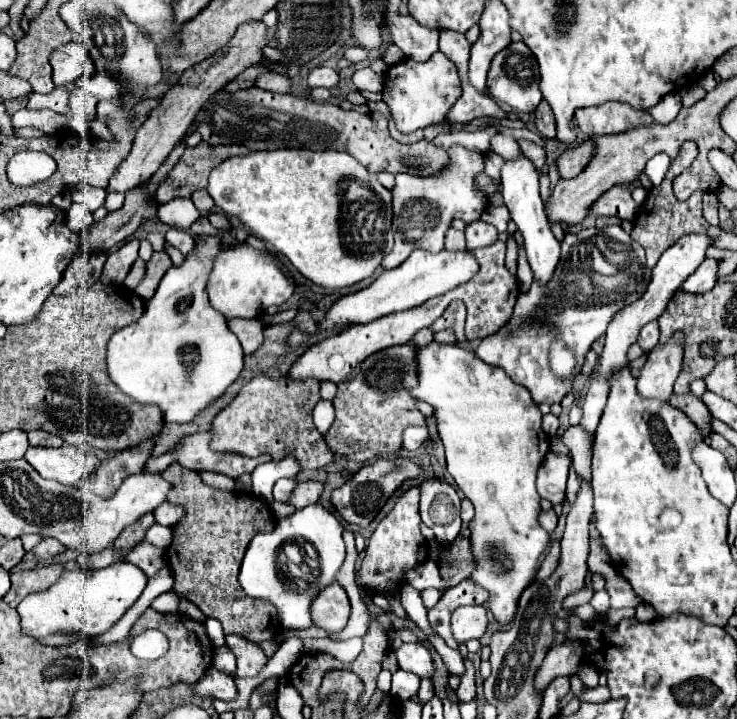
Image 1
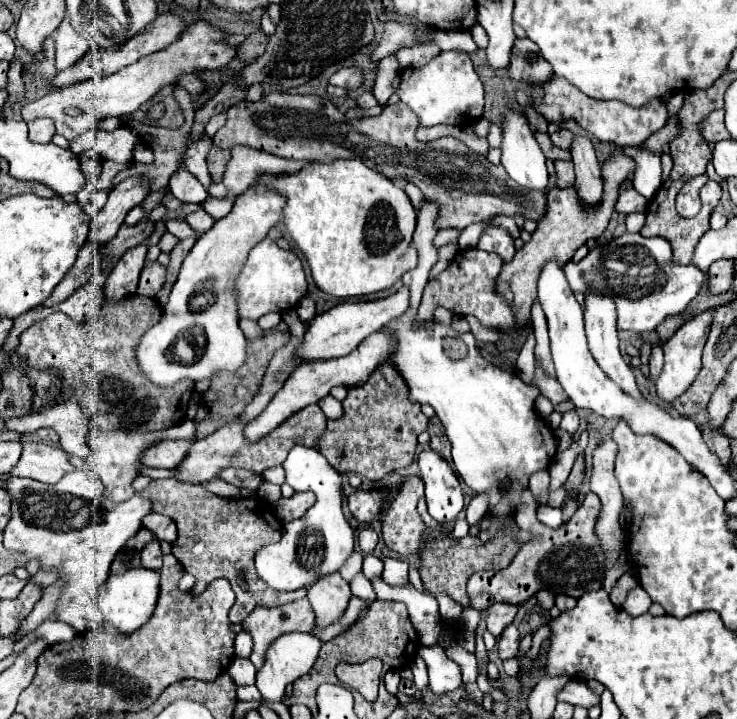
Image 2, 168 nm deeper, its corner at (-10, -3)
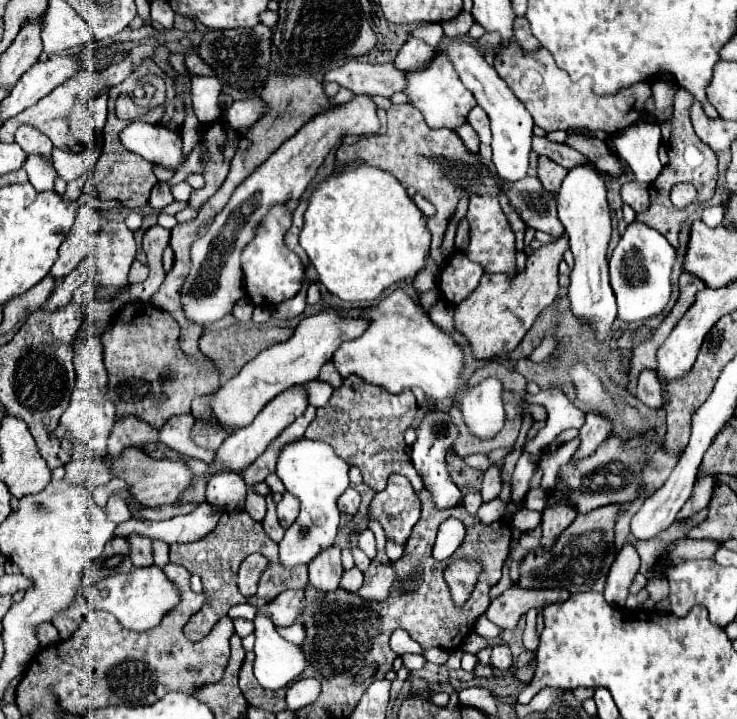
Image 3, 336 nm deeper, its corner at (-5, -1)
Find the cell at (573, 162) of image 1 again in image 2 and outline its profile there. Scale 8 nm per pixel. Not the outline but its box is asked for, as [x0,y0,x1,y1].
[554,161,574,187]

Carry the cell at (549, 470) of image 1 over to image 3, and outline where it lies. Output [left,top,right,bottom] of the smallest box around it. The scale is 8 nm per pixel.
[525,489,549,511]

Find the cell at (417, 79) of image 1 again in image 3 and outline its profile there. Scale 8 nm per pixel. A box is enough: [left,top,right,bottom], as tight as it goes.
[403,53,477,129]

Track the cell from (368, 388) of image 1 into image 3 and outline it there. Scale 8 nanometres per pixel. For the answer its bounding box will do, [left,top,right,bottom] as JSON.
[305,375,423,493]

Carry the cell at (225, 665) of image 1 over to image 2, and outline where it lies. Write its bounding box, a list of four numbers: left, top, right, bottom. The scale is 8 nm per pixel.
[236,629,252,657]

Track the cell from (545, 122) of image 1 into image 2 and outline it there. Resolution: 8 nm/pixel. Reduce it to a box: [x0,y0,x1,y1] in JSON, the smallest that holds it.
[550,129,574,149]

